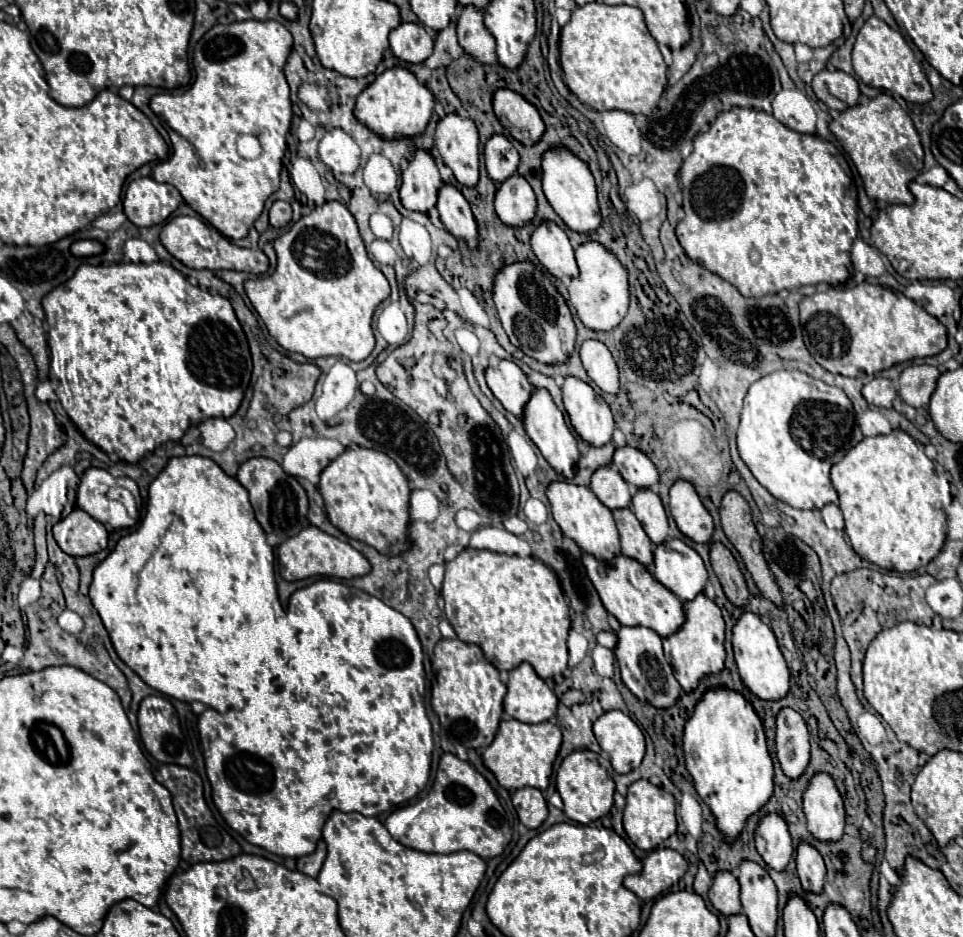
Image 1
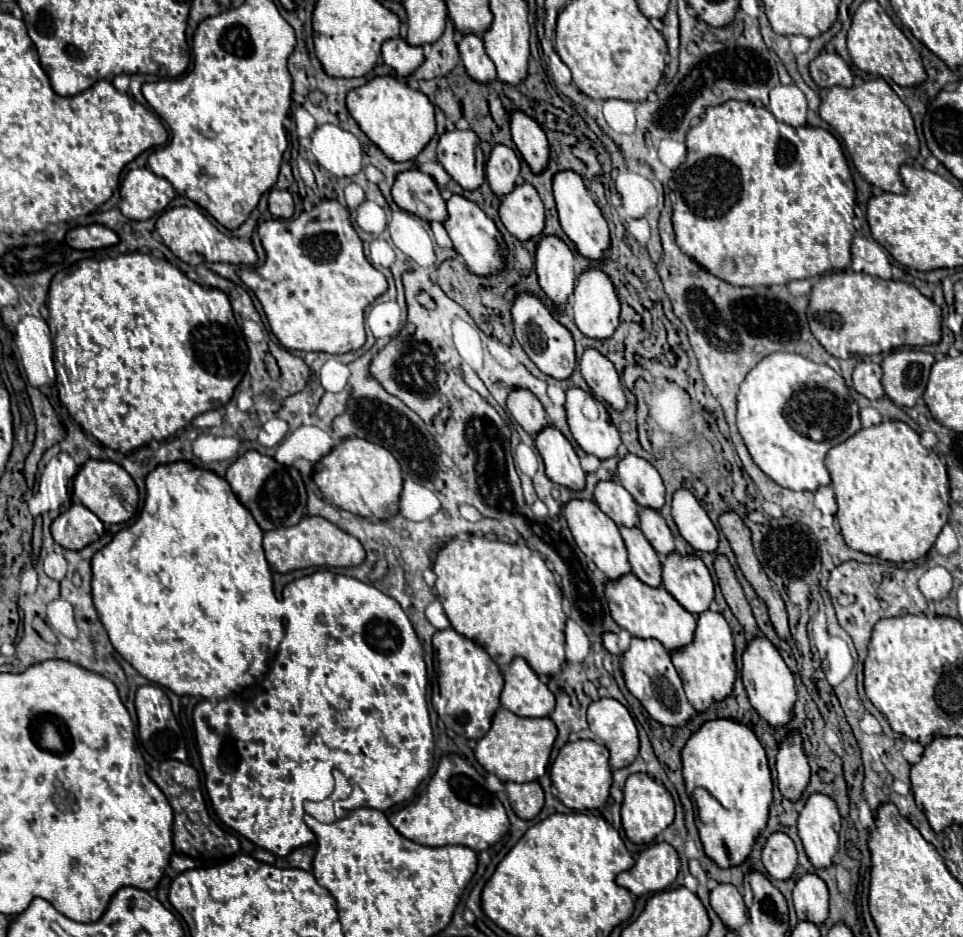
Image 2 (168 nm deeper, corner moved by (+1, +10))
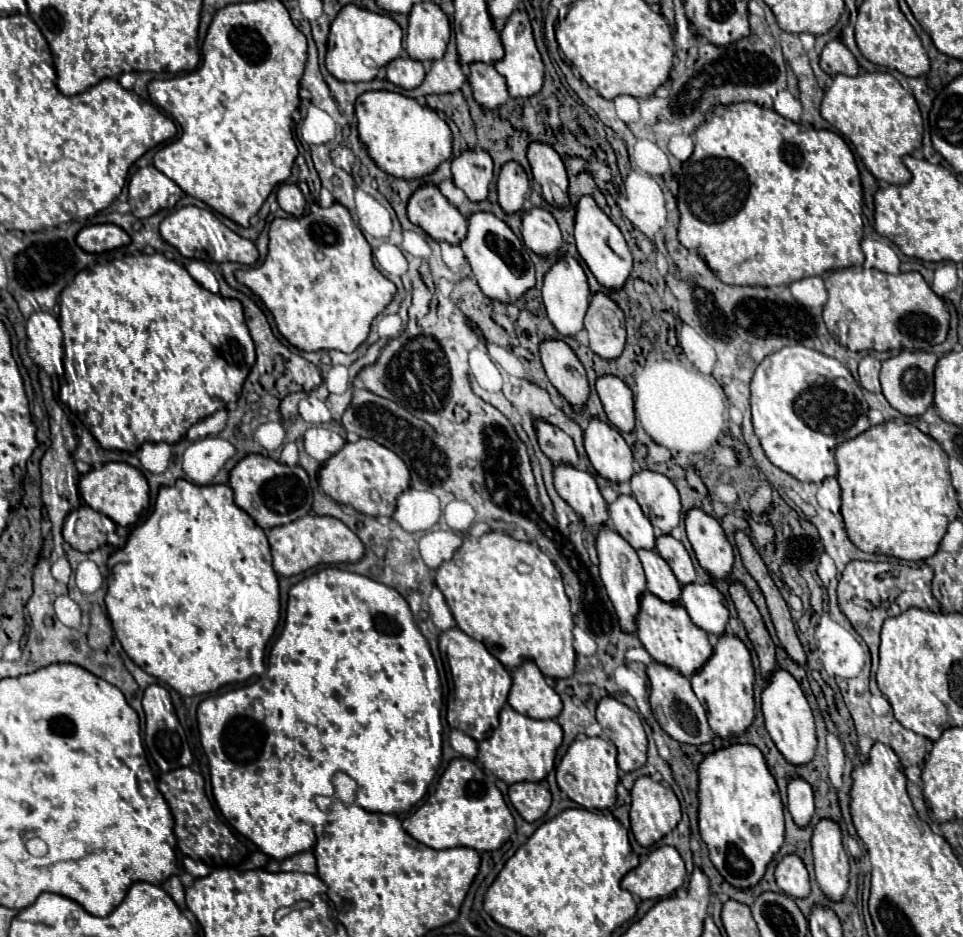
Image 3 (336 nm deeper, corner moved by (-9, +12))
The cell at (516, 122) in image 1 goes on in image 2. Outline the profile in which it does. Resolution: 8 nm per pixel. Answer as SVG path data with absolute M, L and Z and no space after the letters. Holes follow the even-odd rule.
M522 110L510 112L512 140L518 146L522 158L534 172L542 172L548 162L548 142L542 126Z

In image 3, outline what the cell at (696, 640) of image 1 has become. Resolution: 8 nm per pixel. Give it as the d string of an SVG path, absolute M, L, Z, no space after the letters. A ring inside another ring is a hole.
M732 634L718 638L710 660L698 674L692 676L692 690L700 704L706 708L710 728L718 738L728 740L732 736L742 736L750 728L754 722L754 668L750 652L740 638Z

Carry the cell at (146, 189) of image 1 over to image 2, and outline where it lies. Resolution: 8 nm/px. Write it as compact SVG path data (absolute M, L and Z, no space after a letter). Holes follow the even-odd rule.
M148 168L130 170L120 186L120 210L130 220L148 220L160 214L176 196L174 186Z

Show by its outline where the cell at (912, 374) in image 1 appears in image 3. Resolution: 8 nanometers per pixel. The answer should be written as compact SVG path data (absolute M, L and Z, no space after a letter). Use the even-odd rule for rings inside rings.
M904 350L898 356L888 358L882 362L880 370L880 384L882 384L882 394L890 402L892 408L896 408L904 416L922 416L934 400L934 366L936 366L936 356L932 352L922 352L922 350Z

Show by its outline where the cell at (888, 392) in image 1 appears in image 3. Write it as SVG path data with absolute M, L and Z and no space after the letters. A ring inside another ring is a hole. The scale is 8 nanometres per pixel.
M866 356L862 358L860 366L858 366L858 376L860 376L860 384L870 390L870 392L876 392L880 394L882 388L880 388L880 380L878 380L878 374L880 374L880 360L872 358L872 356Z

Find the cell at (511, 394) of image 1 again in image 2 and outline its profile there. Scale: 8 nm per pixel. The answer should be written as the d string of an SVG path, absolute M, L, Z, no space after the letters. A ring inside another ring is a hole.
M516 388L508 394L508 410L514 416L514 420L528 432L528 434L536 434L540 432L544 426L548 426L548 418L546 418L546 410L540 404L540 400L526 388Z

